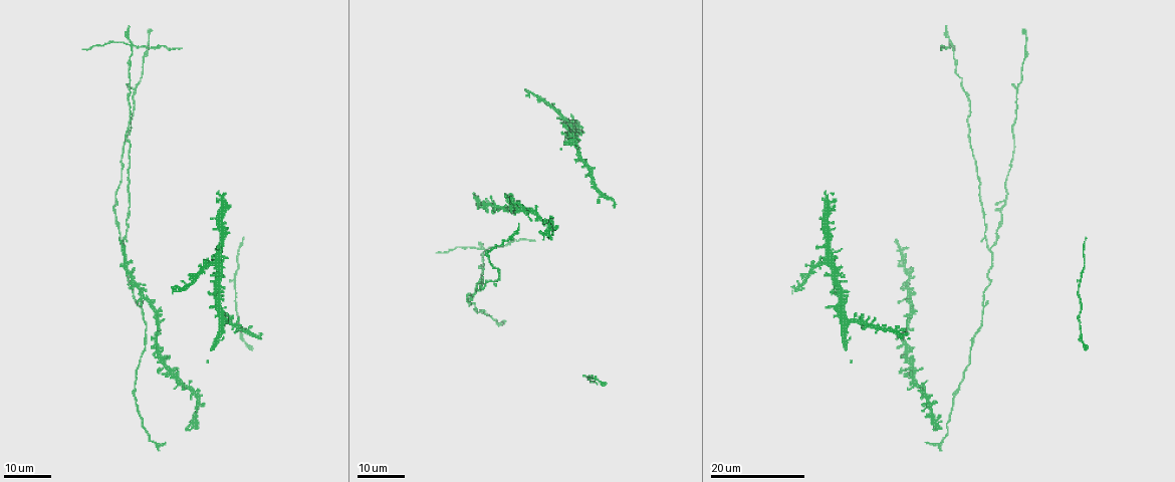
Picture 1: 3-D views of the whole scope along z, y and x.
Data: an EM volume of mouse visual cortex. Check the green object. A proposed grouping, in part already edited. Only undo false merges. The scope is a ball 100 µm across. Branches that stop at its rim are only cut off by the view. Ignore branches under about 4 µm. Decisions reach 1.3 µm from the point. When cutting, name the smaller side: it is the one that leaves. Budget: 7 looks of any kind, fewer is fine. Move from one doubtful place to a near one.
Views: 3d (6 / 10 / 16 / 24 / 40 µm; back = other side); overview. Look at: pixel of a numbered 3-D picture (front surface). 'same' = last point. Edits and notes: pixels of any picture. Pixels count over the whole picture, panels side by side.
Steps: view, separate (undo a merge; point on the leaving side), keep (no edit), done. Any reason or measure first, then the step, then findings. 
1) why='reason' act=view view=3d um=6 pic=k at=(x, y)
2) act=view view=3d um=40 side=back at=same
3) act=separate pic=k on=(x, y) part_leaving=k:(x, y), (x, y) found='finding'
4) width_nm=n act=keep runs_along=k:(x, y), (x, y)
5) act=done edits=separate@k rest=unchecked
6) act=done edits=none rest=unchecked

why='three arms meet' act=view view=3d um=24 pic=1 at=(493, 282)

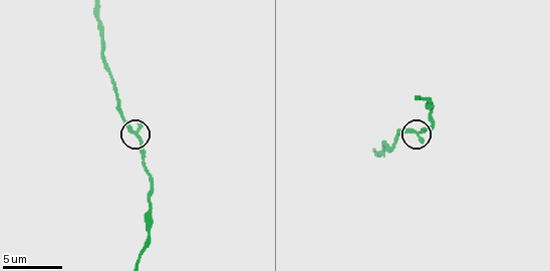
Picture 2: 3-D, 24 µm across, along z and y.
act=view view=3d um=10 pic=2 at=(418, 131)

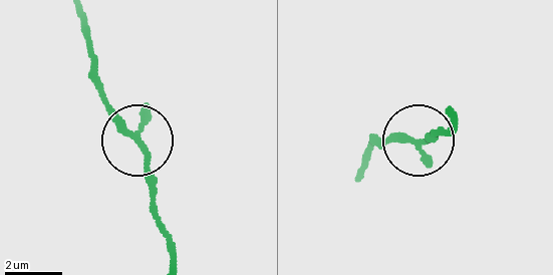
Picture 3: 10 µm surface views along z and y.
act=keep runs_along=3:(173, 262), (142, 148), (105, 96), (93, 56) found='all the same neuron'

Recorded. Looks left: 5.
why='three arms meet' act=view view=3d um=16 pic=1 at=(991, 250)

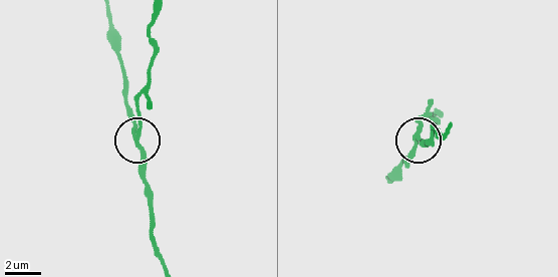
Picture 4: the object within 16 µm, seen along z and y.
act=view view=3d um=10 pic=4 at=(138, 135)

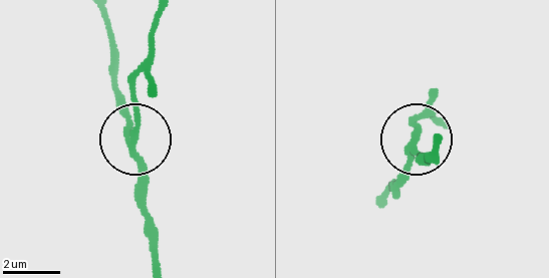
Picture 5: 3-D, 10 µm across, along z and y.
act=view view=3d um=10 side=back pic=5 at=(415, 141)

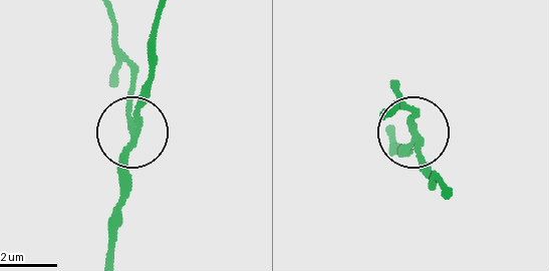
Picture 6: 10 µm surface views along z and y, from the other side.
side_arm_um=55 act=keep runs_along=6:(107, 256), (122, 156), (149, 78) found='continuous, no second neuron'

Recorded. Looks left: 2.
why='arms part here' act=view view=3d um=24 pic=1 at=(1081, 281)

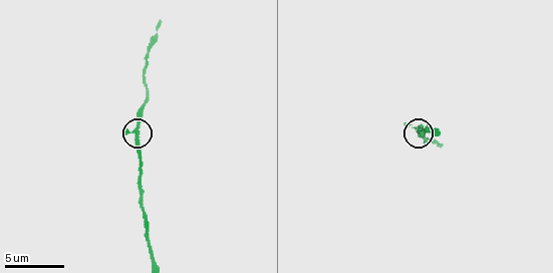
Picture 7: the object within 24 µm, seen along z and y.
act=view view=3d um=6 pic=7 at=(136, 133)

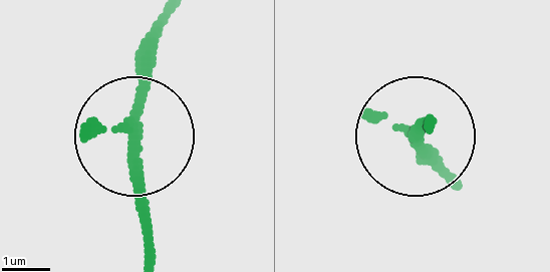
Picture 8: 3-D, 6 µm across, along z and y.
act=keep found='one neuron here'

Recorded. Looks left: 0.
act=done edits=none rest=unchecked

